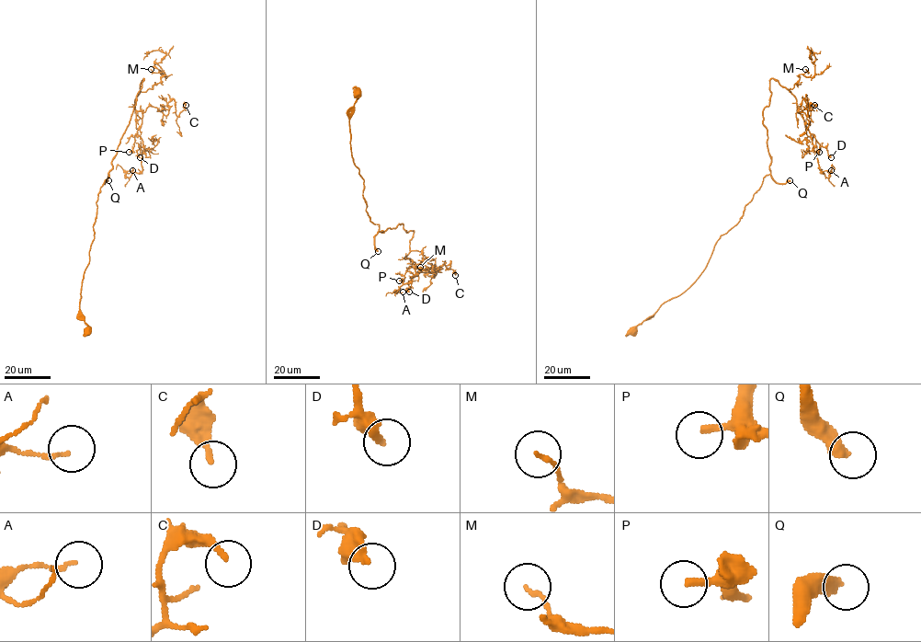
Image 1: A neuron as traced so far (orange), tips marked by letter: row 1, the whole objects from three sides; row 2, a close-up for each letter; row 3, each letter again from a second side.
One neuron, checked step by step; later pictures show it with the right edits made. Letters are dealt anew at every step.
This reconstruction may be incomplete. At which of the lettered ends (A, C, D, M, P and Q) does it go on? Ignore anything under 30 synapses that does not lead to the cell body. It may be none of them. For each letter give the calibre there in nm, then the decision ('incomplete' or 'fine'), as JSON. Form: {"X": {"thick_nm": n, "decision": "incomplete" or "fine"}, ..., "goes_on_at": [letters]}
{"A": {"thick_nm": 130, "decision": "fine"}, "C": {"thick_nm": 170, "decision": "fine"}, "D": {"thick_nm": 340, "decision": "fine"}, "M": {"thick_nm": 110, "decision": "fine"}, "P": {"thick_nm": 200, "decision": "fine"}, "Q": {"thick_nm": 440, "decision": "incomplete"}, "goes_on_at": ["Q"]}

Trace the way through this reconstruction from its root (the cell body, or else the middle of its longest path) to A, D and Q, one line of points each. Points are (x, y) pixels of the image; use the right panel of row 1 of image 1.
A: (633, 328), (696, 280), (770, 173), (763, 110), (771, 78), (795, 97), (819, 168), (826, 177), (831, 170)
D: (633, 328), (696, 280), (770, 173), (763, 110), (771, 78), (795, 97), (813, 150), (824, 146), (831, 157)
Q: (633, 328), (696, 280), (716, 241), (739, 222), (766, 176), (769, 175), (778, 183), (790, 180)

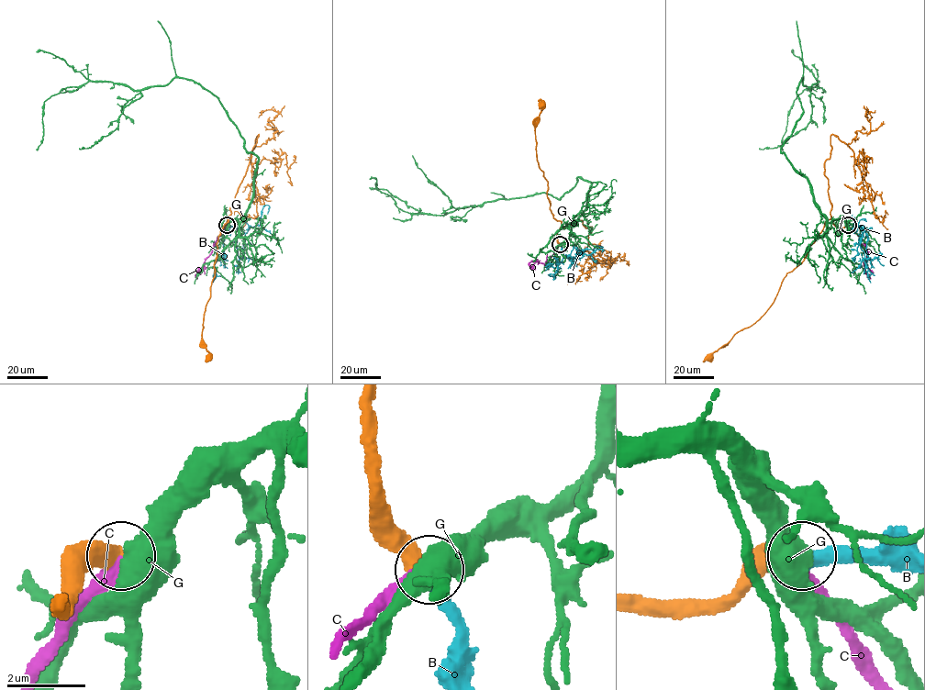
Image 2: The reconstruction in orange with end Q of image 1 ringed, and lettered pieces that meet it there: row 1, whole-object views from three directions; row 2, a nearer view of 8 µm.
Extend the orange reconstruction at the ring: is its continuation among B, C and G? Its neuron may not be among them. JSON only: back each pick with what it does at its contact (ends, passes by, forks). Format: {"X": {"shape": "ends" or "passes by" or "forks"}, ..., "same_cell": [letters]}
{"B": {"shape": "ends"}, "same_cell": ["B"]}

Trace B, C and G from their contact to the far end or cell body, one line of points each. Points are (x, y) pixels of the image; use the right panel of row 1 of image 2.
B: (848, 225), (860, 226), (865, 232), (866, 253), (871, 260), (867, 260), (870, 283)
C: (848, 226), (863, 242), (867, 253), (866, 274), (871, 278)
G: (848, 225), (828, 221), (781, 150), (803, 110), (799, 83), (819, 82), (793, 102), (783, 150)

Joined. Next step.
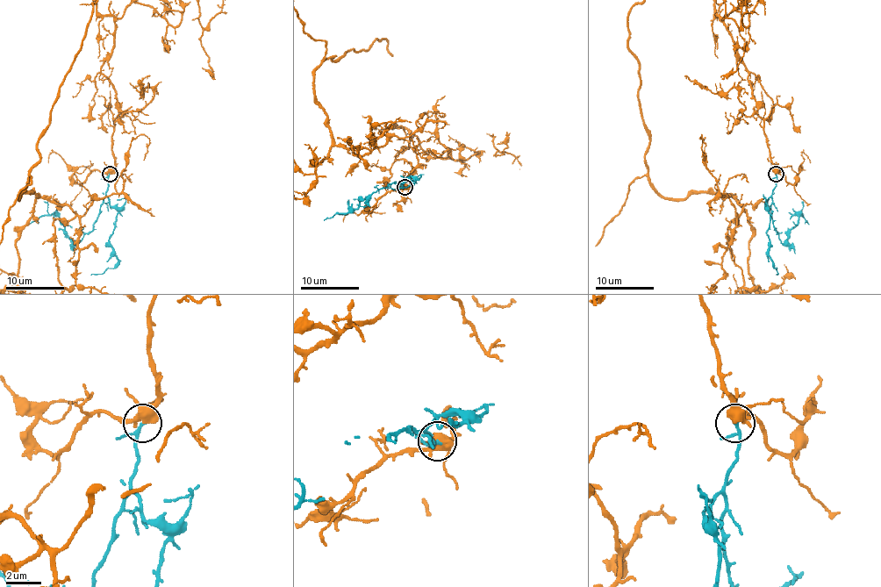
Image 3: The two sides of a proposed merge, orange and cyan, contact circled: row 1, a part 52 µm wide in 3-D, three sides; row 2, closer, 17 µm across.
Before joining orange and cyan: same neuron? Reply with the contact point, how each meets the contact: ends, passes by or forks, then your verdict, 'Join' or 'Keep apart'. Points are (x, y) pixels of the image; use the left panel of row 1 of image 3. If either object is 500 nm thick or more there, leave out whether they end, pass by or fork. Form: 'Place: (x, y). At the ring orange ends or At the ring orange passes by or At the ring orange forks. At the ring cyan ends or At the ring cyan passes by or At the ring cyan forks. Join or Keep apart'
Place: (110, 174). At the ring orange forks. At the ring cyan passes by. Join

